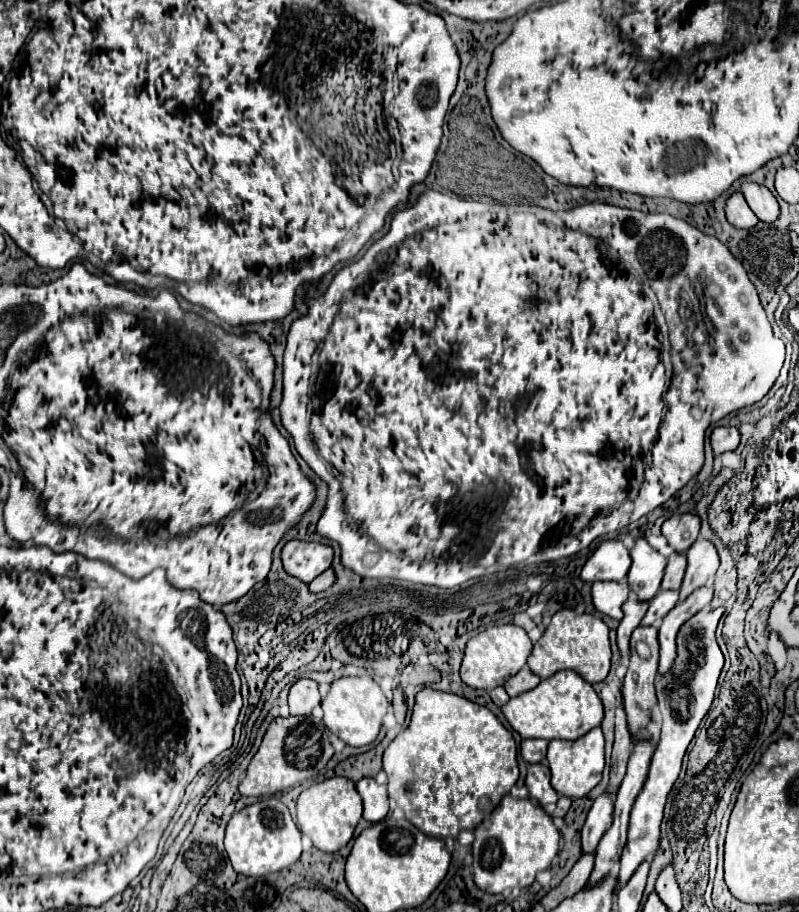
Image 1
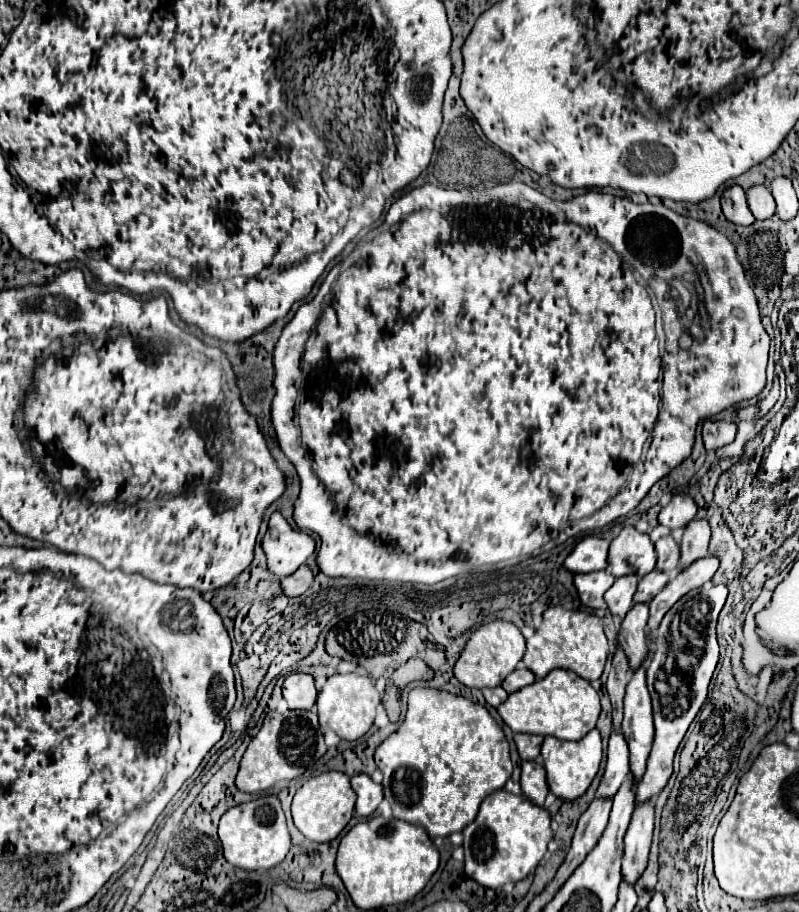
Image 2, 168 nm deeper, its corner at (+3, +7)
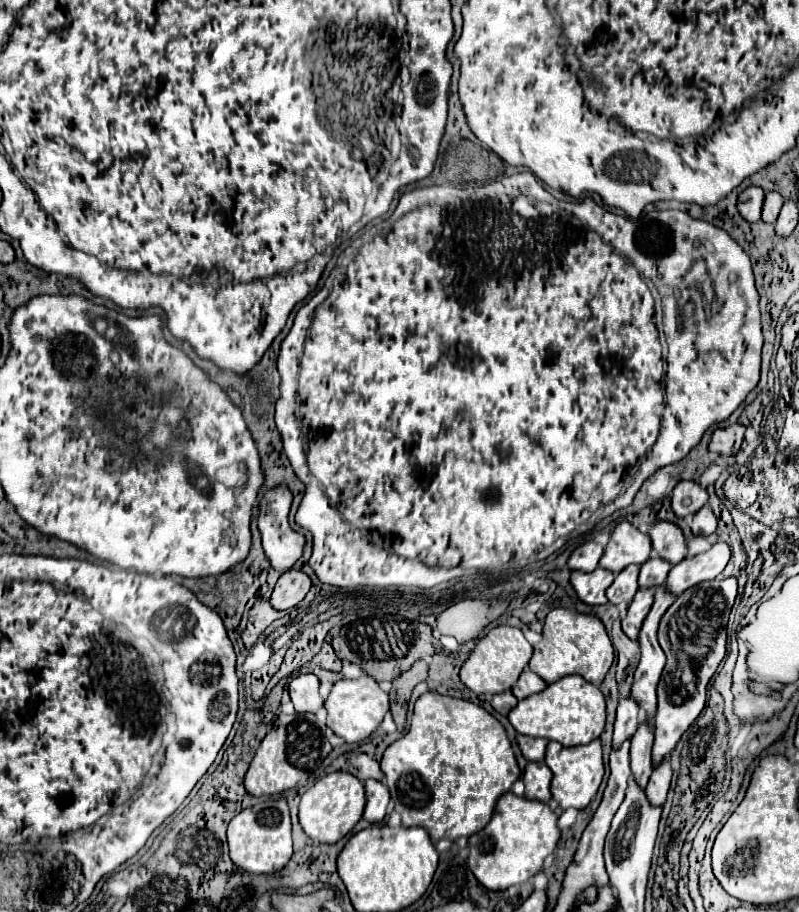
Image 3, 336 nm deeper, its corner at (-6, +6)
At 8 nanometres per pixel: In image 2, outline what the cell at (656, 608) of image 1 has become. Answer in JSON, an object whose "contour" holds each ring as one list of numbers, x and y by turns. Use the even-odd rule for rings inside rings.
{"contour":[[652,570,646,576,640,578,638,582,638,590,634,594,634,602,650,602,650,596,656,596,662,588,662,584,666,584,666,580,670,580,670,576,666,572,660,570]]}

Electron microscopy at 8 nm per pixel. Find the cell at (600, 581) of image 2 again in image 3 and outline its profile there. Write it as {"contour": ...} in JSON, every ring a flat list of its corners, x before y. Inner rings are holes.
{"contour":[[597,567,591,573,571,573,571,585,577,591,579,599,587,605,605,605,609,601,605,591,613,583,613,579,615,575,603,567]]}

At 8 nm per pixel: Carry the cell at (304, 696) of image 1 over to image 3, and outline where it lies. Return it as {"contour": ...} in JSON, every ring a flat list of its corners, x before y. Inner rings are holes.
{"contour":[[299,675,289,683,289,695,299,713,315,713,323,707,319,695,319,679,315,675]]}

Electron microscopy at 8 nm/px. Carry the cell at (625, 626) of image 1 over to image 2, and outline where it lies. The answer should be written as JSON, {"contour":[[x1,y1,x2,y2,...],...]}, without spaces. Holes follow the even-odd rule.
{"contour":[[626,574,626,576,616,578,616,582,606,590,604,600,606,600,608,610,612,612,612,616,618,616,618,618,626,616,626,612,630,610,636,586,638,586,638,576,636,574]]}

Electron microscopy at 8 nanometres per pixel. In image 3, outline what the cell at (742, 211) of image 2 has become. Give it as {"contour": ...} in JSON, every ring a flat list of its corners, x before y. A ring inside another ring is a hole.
{"contour":[[747,187,737,201,737,209,741,217,749,223,755,223,761,219,761,207,763,207,763,189,761,187]]}

